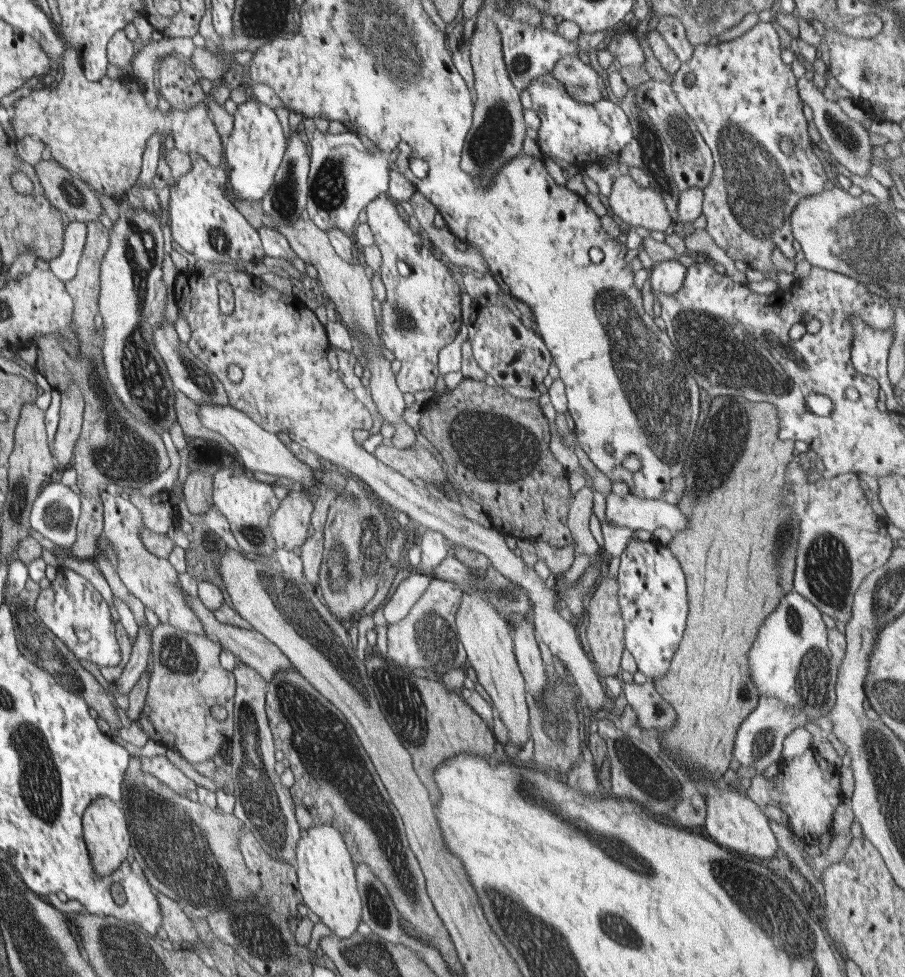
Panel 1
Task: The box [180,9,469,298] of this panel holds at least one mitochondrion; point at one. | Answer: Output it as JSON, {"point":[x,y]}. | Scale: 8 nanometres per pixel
{"point":[330,185]}

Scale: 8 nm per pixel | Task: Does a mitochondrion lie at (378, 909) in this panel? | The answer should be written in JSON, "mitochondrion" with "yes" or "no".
{"mitochondrion":"yes"}

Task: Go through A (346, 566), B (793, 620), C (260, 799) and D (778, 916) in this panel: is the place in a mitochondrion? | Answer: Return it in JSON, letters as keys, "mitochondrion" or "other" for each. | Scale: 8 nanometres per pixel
{"A":"mitochondrion","B":"mitochondrion","C":"mitochondrion","D":"mitochondrion"}

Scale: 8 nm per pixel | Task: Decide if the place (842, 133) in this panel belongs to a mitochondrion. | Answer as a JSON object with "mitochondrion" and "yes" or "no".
{"mitochondrion":"yes"}

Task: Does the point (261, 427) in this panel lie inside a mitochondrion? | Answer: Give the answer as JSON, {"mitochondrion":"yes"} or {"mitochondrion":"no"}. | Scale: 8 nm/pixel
{"mitochondrion":"no"}

